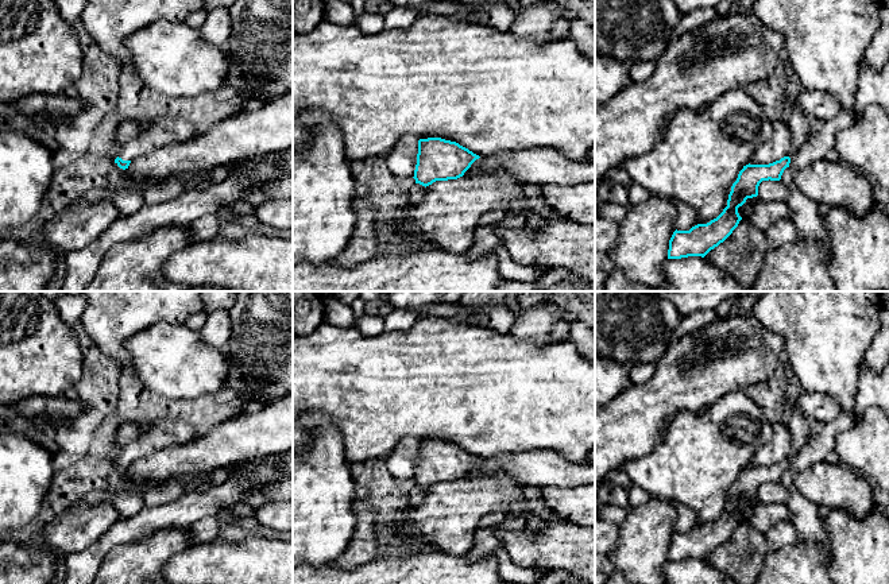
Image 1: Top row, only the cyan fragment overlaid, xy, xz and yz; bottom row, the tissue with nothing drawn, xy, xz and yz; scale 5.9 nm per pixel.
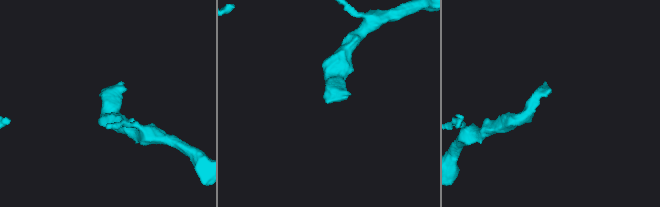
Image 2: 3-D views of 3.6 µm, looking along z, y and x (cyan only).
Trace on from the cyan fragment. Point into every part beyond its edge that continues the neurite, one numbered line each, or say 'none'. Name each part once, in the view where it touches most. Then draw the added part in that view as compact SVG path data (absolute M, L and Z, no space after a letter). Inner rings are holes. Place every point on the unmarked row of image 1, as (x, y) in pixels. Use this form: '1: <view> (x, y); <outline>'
1: xy (158, 433); M174 418L143 419L139 424L140 436L119 455L123 463L134 463L167 446L188 444L198 434L193 425Z

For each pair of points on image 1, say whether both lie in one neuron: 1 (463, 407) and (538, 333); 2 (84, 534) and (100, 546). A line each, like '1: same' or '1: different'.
1: different
2: different

